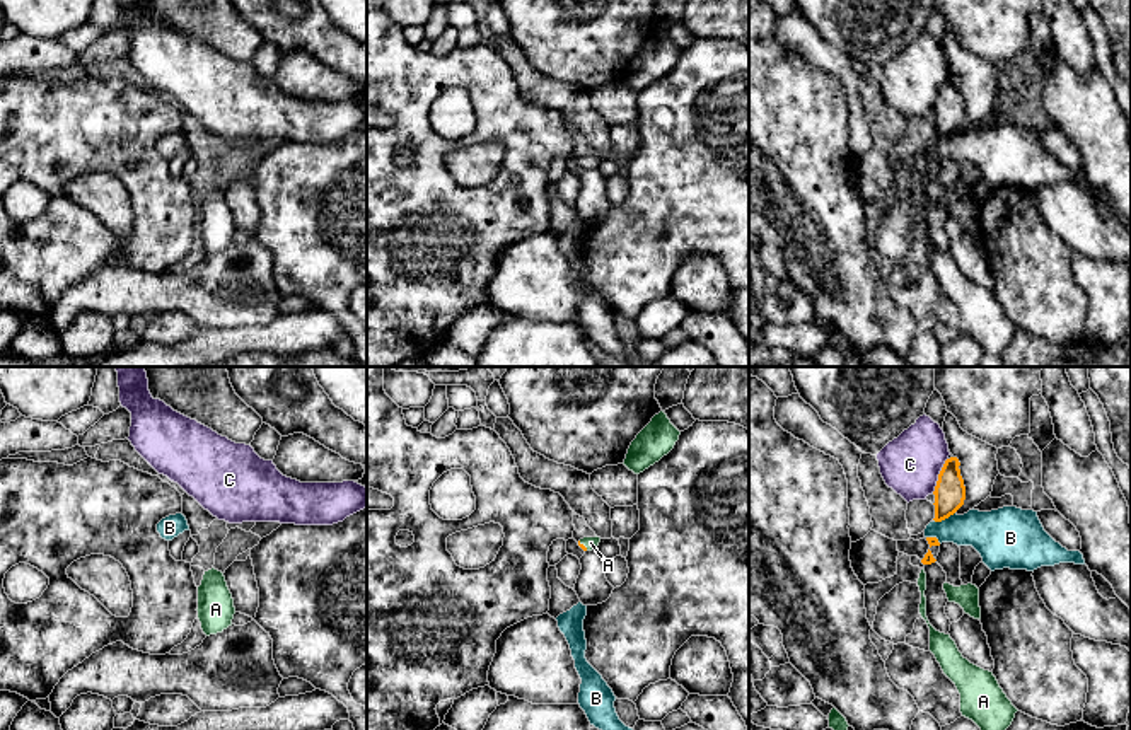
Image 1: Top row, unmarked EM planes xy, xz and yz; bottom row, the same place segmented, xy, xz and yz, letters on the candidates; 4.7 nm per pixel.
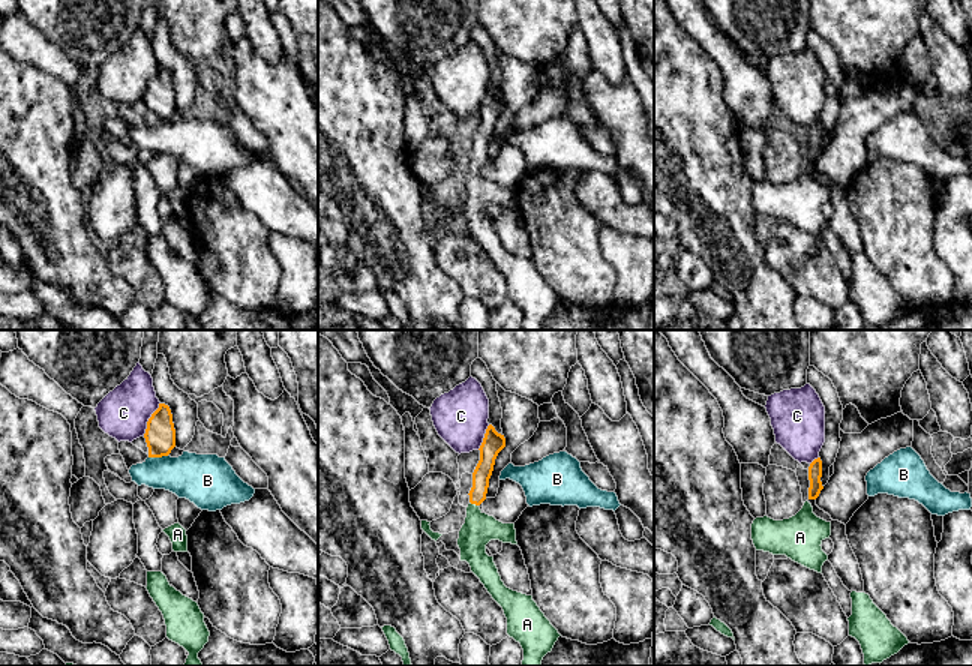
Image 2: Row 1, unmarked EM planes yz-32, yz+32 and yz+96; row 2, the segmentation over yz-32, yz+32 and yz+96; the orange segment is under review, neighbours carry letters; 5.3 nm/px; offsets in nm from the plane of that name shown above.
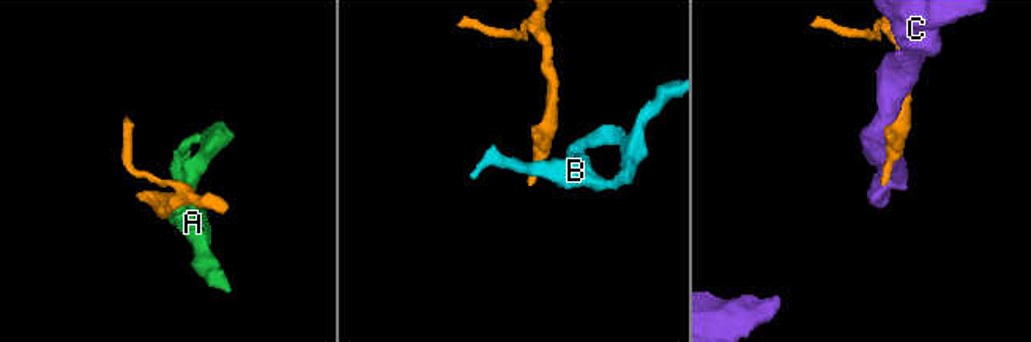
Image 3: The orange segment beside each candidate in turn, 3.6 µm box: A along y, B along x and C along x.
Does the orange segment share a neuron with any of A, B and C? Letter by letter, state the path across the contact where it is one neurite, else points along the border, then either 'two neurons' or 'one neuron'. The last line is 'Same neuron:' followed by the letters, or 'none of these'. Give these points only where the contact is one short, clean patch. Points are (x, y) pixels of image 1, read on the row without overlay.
A: way xz (582, 164), (584, 164), (591, 161); one neuron
B: two neurons
C: two neurons
Same neuron: A

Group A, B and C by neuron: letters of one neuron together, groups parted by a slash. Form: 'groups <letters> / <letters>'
groups A / B / C

